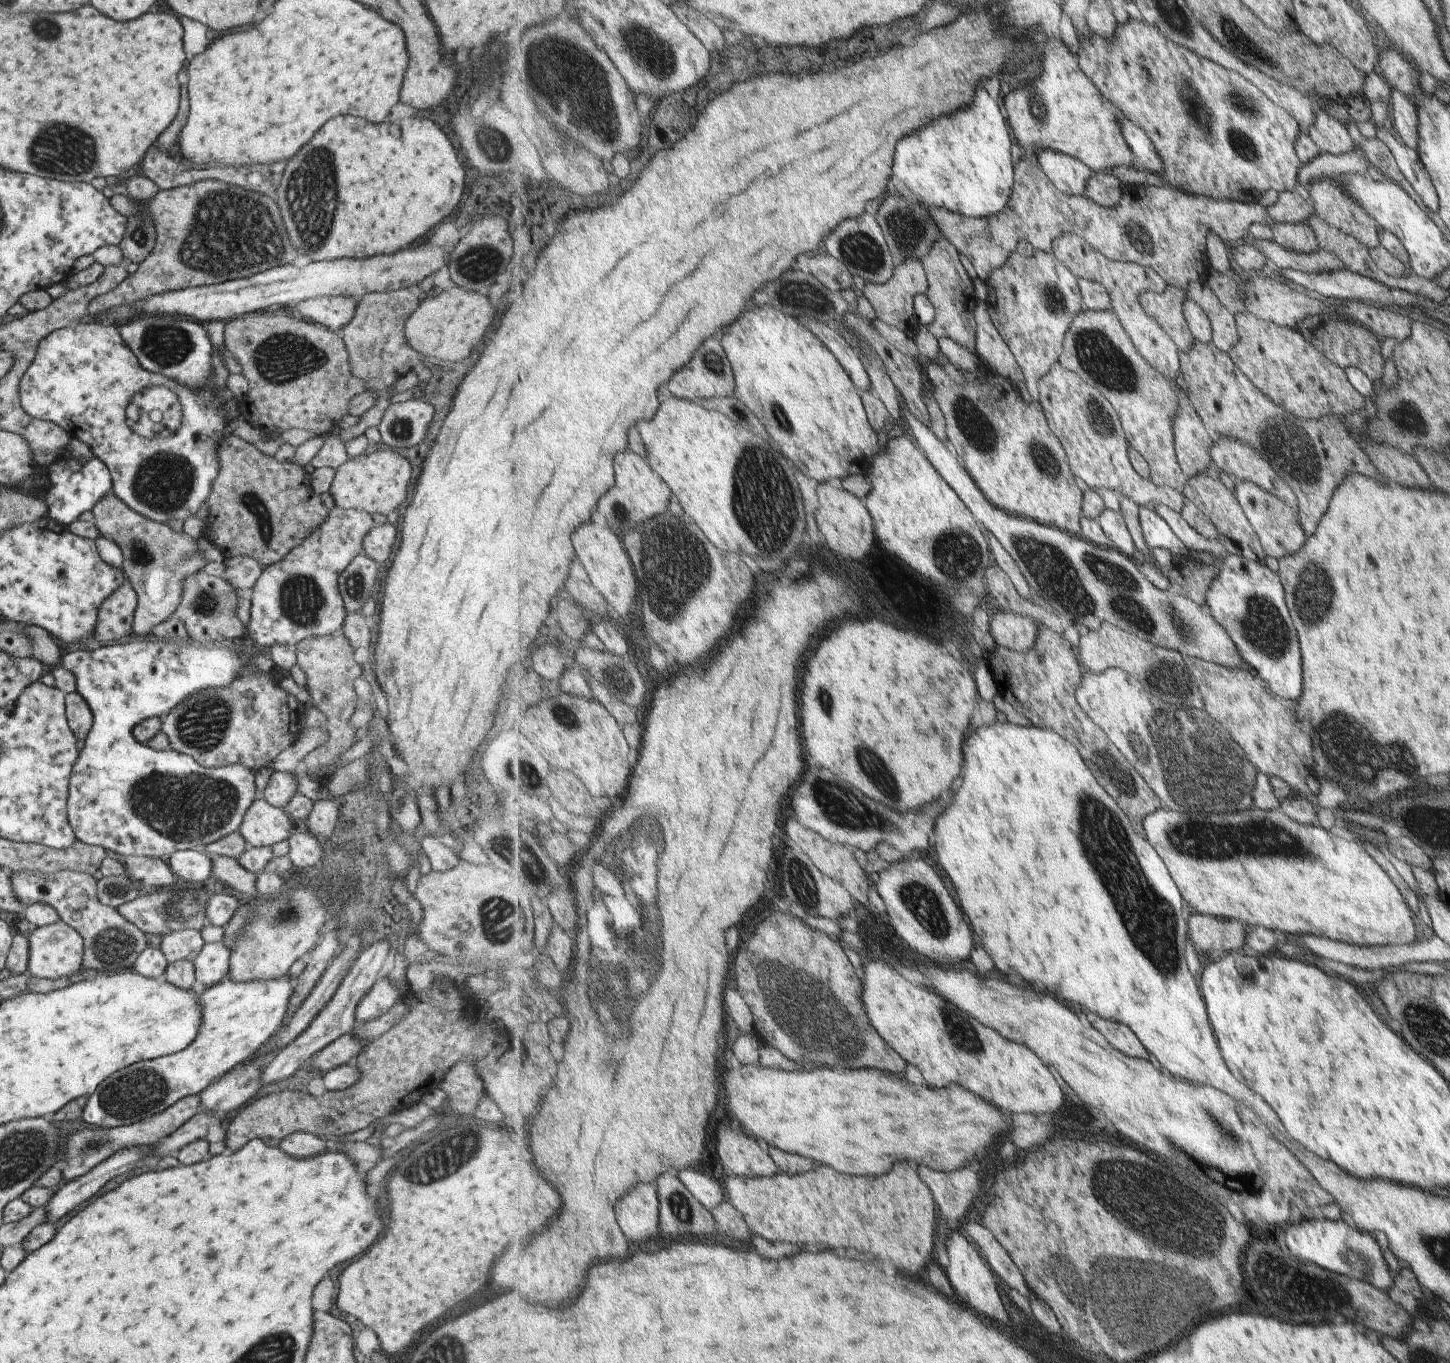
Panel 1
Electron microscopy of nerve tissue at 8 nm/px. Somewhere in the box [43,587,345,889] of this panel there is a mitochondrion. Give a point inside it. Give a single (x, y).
(181, 809)

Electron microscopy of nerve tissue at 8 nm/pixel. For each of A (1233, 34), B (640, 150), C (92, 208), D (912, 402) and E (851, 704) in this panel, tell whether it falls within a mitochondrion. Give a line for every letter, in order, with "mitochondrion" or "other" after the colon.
A: mitochondrion
B: other
C: other
D: other
E: other

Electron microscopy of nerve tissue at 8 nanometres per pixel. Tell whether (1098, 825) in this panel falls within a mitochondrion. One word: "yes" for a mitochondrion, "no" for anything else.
yes

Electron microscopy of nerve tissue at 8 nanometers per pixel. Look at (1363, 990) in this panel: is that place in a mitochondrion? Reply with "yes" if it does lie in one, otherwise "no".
no

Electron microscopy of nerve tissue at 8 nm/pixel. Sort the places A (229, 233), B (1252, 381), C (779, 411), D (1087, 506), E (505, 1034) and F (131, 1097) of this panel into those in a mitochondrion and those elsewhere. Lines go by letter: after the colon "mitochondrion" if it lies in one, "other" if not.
A: mitochondrion
B: other
C: mitochondrion
D: other
E: other
F: mitochondrion

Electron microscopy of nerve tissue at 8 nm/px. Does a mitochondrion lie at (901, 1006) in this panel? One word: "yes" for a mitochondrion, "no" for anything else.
no

